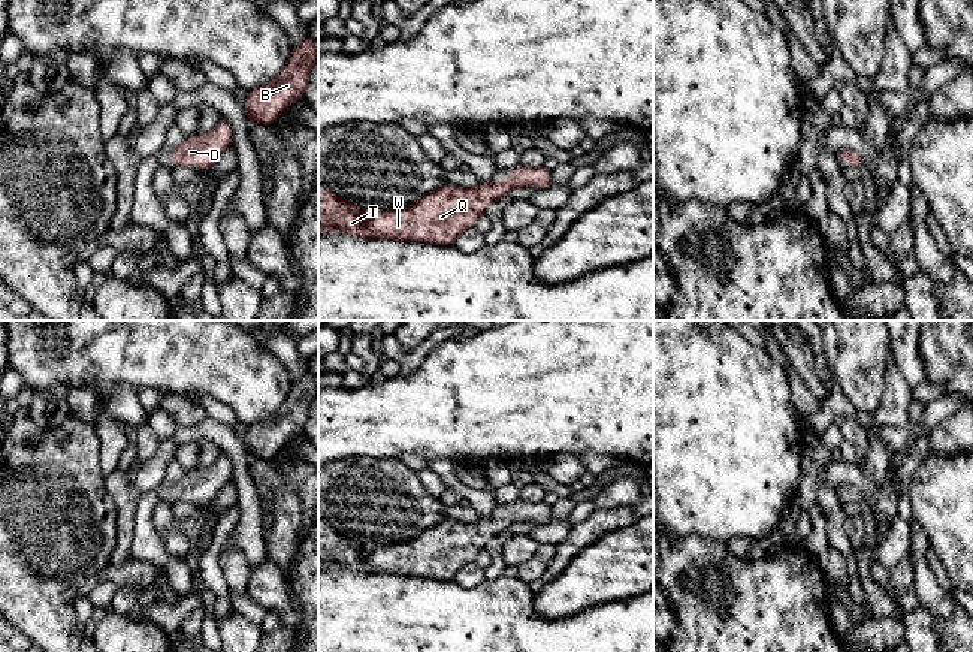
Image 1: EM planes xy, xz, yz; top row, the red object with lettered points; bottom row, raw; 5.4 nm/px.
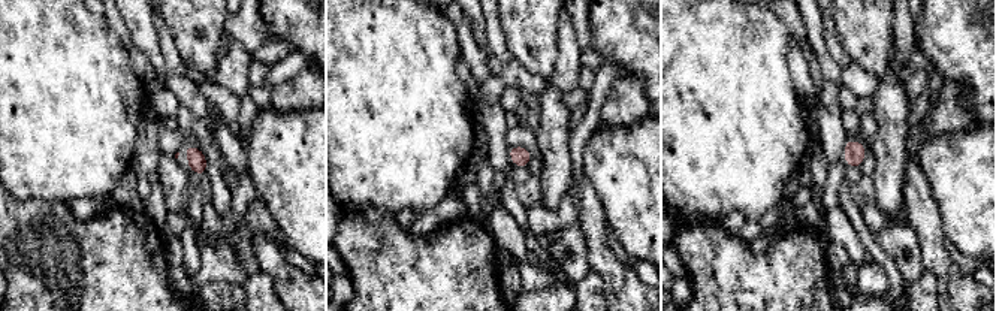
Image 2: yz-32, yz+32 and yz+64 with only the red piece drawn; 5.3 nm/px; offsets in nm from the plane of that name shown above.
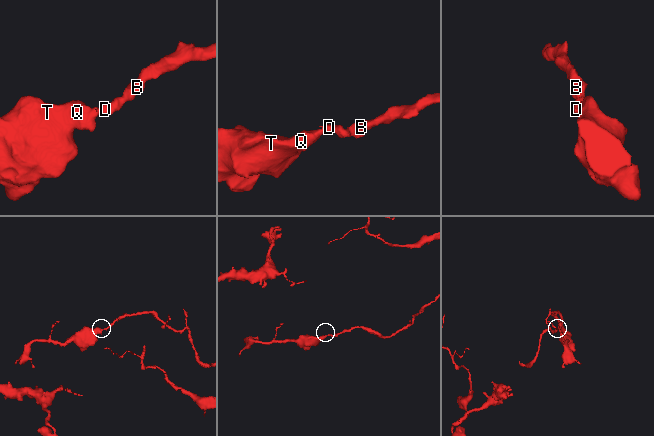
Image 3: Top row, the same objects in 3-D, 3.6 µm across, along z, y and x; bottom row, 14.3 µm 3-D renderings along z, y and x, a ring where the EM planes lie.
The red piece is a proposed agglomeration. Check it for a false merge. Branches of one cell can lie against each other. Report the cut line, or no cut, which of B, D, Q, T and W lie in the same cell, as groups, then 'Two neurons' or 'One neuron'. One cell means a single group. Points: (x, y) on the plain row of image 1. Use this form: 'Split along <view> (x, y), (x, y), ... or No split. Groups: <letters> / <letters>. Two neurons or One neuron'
No split. Groups: B D Q T W. One neuron

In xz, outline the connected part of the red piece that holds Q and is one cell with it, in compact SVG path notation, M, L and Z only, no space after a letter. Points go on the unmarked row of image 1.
M517 502L502 517L484 516L475 523L442 520L435 528L421 532L416 538L389 546L372 547L338 532L324 520L318 520L318 570L338 565L359 573L387 573L404 577L429 577L433 580L453 580L457 571L472 562L492 537L501 535L514 522L549 523L552 507L546 502Z

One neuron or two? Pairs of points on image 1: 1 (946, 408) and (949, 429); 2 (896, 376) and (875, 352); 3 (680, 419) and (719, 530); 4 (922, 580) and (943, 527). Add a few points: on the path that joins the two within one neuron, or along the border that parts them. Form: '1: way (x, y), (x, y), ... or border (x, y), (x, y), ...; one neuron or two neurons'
1: border (957, 410), (933, 428), (928, 447); two neurons
2: border (888, 355), (884, 391), (879, 400); two neurons
3: way (707, 446), (719, 458), (719, 503); one neuron
4: border (916, 521), (930, 548); two neurons

